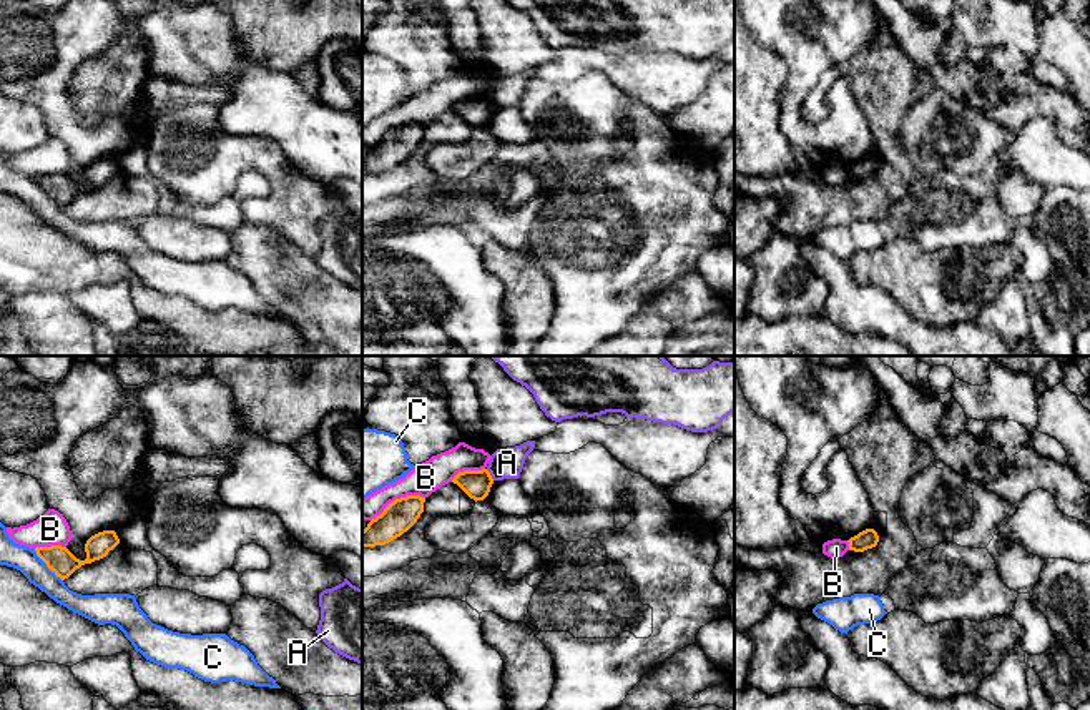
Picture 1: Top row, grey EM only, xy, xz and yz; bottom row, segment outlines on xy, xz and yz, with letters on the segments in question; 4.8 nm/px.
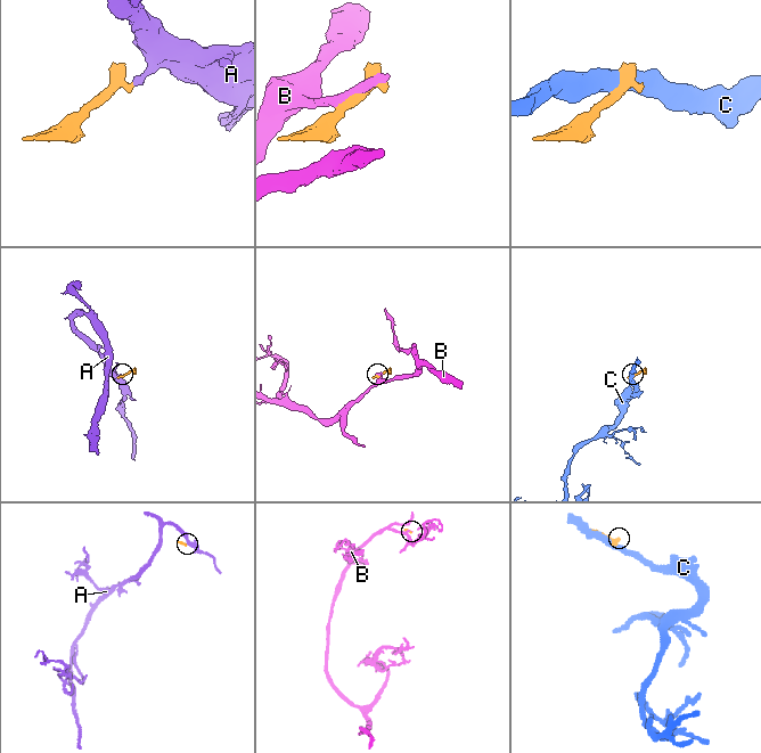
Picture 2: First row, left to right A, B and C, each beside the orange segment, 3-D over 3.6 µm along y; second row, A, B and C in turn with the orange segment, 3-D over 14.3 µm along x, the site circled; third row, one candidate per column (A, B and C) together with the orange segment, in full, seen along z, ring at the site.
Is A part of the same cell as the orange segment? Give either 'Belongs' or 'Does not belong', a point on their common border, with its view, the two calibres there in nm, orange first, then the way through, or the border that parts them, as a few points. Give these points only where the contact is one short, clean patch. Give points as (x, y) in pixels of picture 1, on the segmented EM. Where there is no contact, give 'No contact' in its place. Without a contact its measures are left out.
Does not belong. Touches orange at xz (489, 474). Thickness 140 nm (orange) against 140 nm. Boundary: xz (486, 469), (494, 479)

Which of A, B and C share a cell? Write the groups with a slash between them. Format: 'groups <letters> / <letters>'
groups A / B / C

